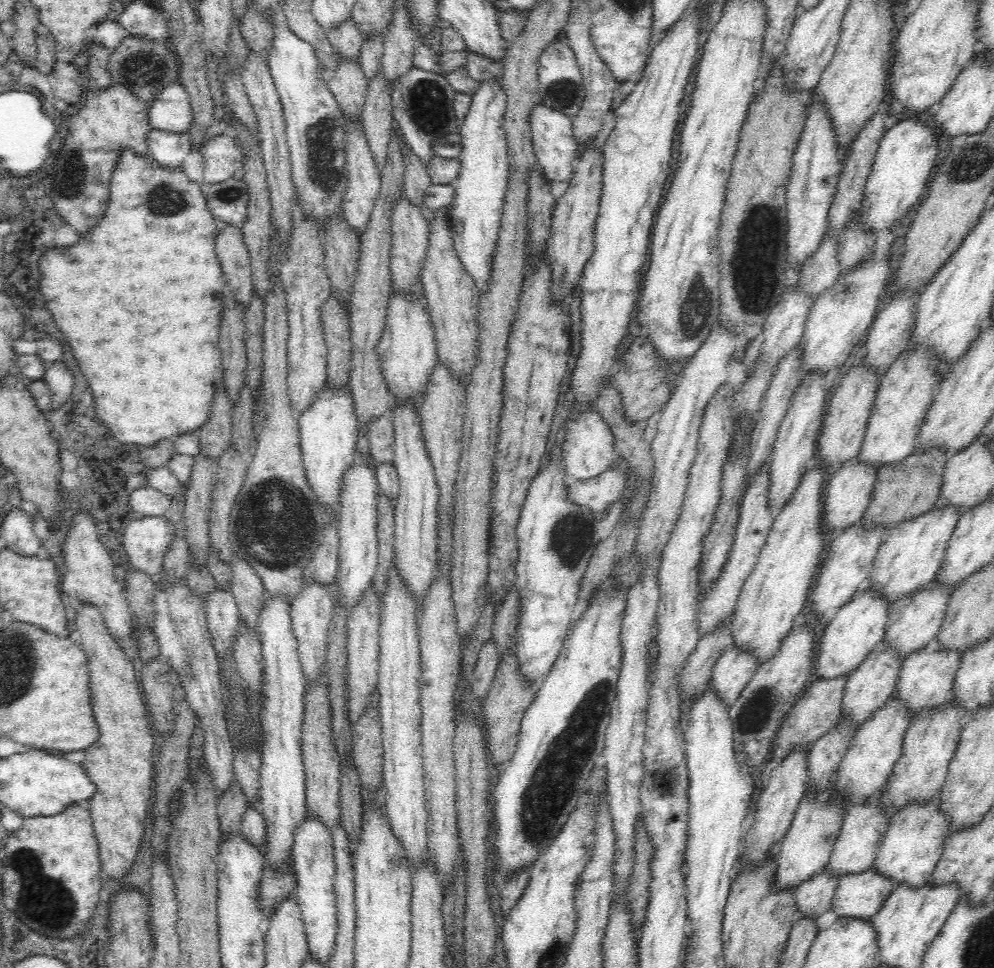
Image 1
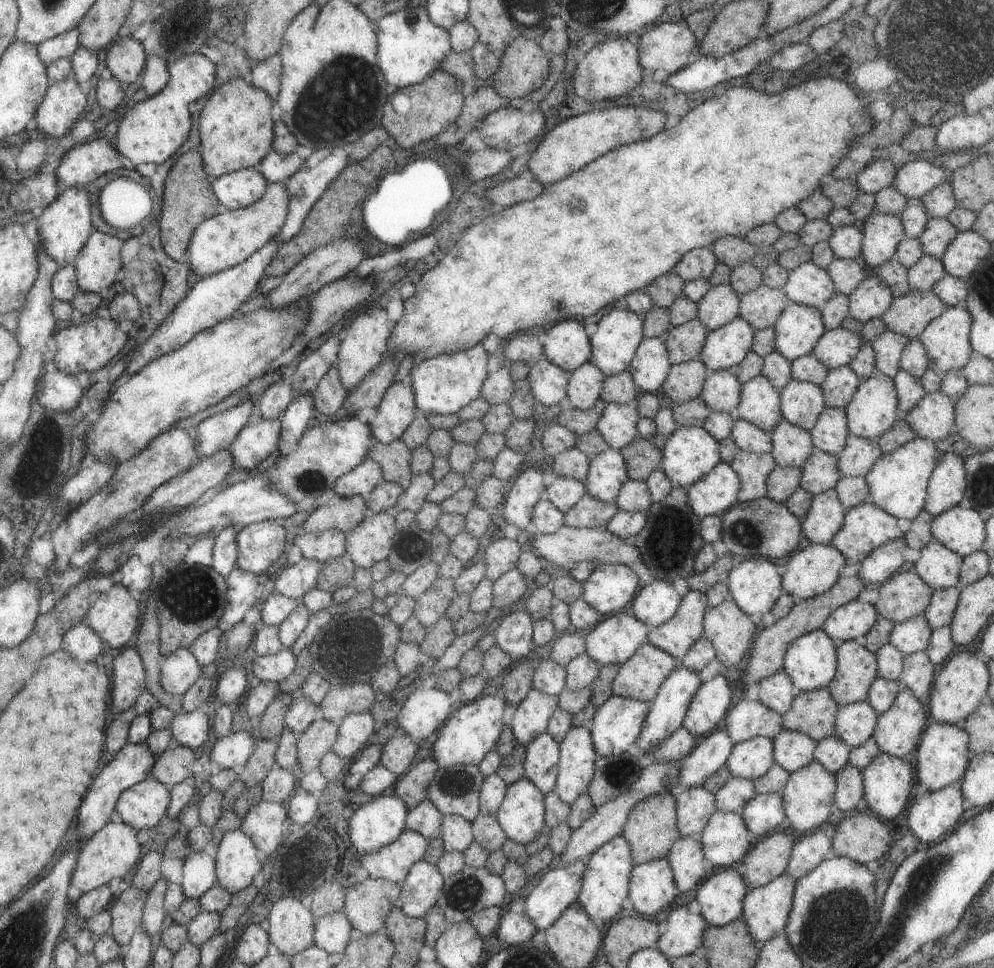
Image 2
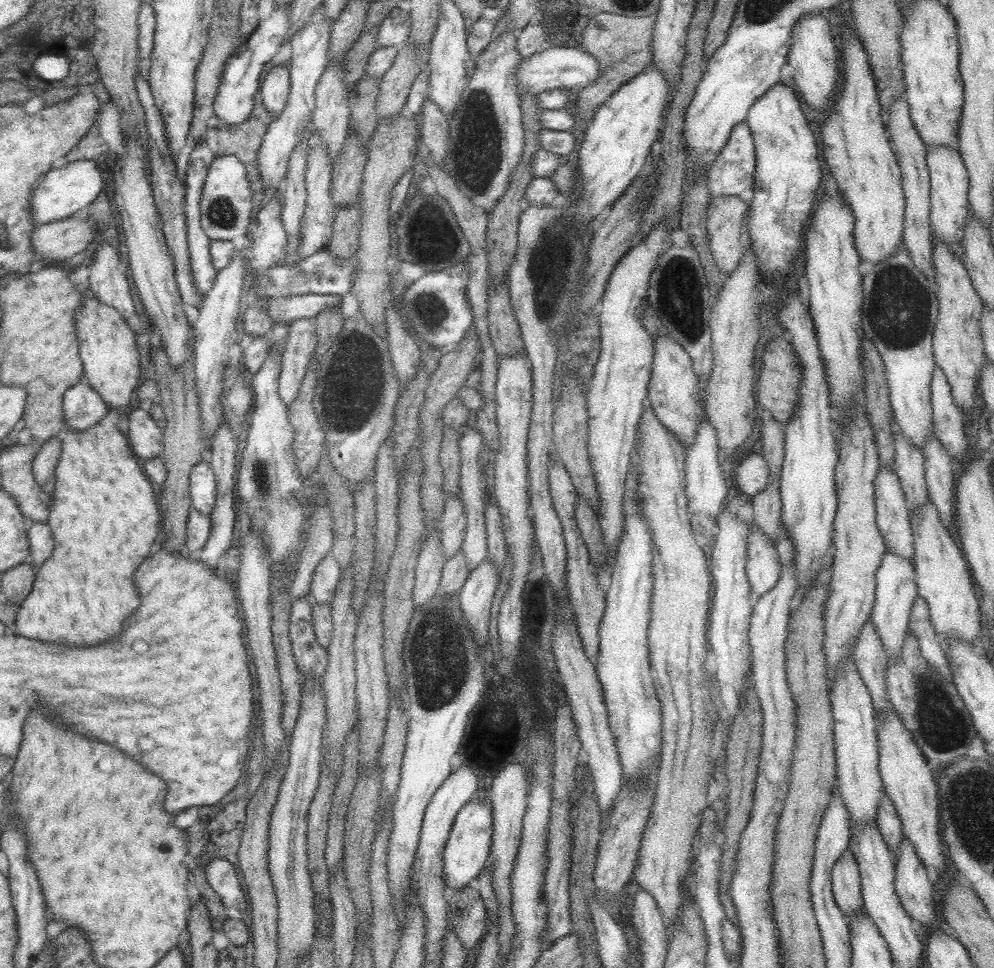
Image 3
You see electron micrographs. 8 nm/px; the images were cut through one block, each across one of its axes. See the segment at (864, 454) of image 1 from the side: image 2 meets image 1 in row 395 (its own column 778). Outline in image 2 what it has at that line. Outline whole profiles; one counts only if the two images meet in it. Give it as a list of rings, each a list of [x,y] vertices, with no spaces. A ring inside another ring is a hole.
[[[782,873],[760,888],[748,891],[738,917],[757,945],[782,933],[792,904],[794,882]]]

